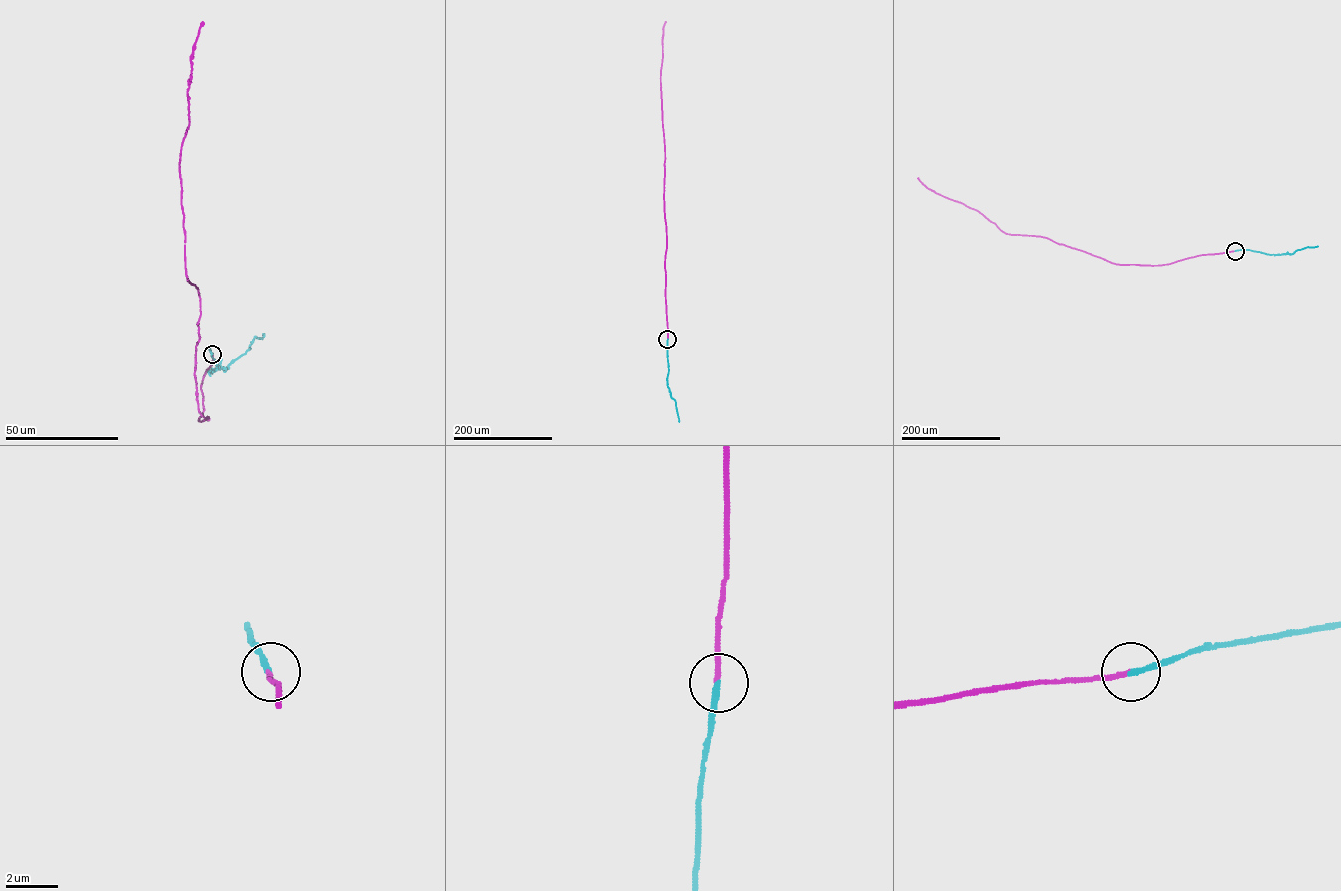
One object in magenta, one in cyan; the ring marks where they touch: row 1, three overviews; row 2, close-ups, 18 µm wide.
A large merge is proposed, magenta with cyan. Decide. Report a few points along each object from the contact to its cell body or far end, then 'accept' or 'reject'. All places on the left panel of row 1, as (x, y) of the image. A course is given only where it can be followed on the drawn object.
magenta via (212, 354), (200, 421), (208, 420), (194, 374), (200, 298), (186, 275), (179, 163), (203, 22) | cyan via (212, 354), (216, 370), (209, 371), (225, 369), (245, 353), (254, 337), (261, 338), (264, 333) | accept

